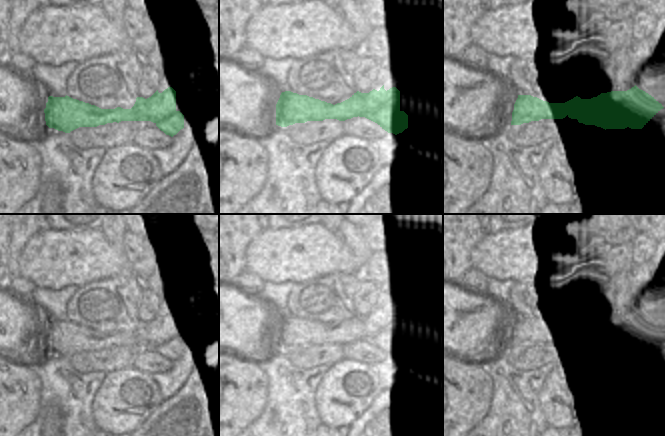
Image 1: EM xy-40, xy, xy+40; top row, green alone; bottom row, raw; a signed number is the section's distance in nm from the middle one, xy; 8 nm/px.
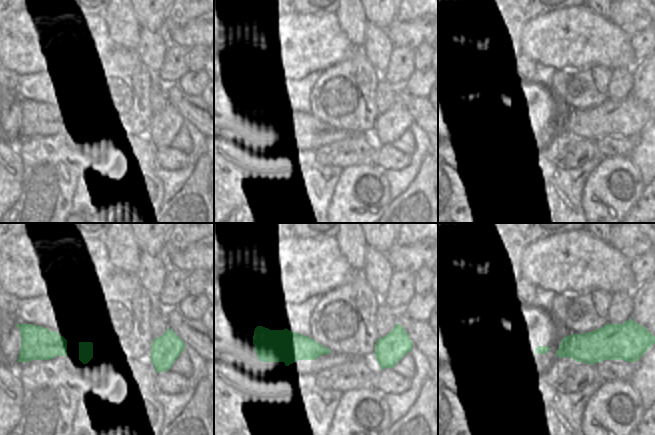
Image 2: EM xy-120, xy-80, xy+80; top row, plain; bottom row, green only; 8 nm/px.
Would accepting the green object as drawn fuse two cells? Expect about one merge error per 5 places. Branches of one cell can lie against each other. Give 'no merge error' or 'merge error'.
no merge error

